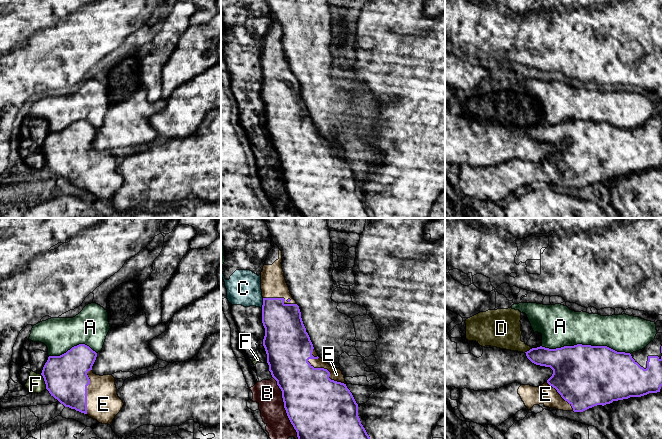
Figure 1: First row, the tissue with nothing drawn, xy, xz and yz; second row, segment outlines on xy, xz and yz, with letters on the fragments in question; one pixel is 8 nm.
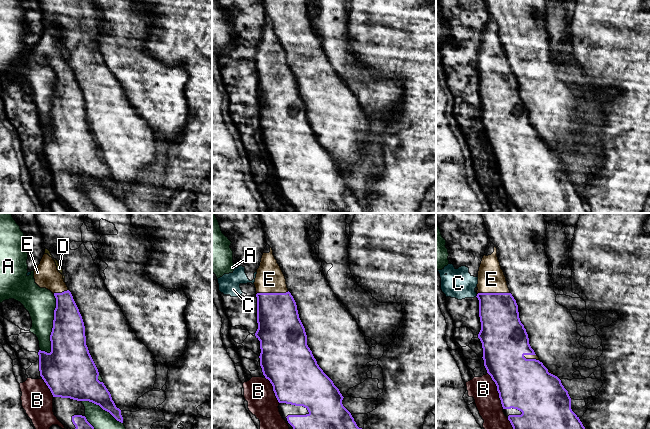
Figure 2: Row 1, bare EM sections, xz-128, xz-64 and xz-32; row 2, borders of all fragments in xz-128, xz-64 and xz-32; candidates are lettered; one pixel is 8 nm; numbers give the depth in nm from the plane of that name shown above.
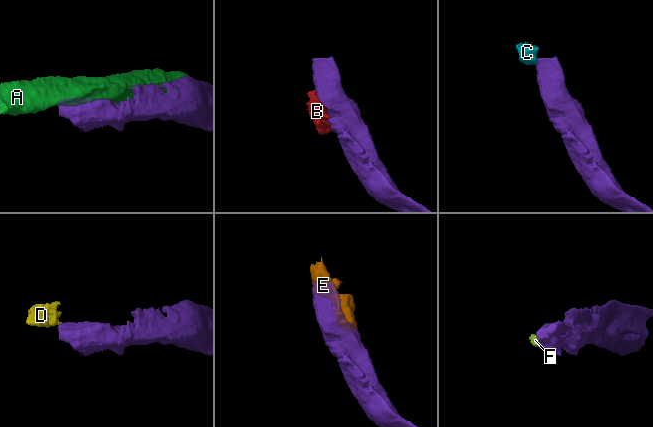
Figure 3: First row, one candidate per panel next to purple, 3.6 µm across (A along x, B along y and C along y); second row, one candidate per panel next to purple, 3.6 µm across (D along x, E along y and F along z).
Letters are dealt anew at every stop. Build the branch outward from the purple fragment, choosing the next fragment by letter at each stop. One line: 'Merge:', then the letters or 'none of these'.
Merge: E

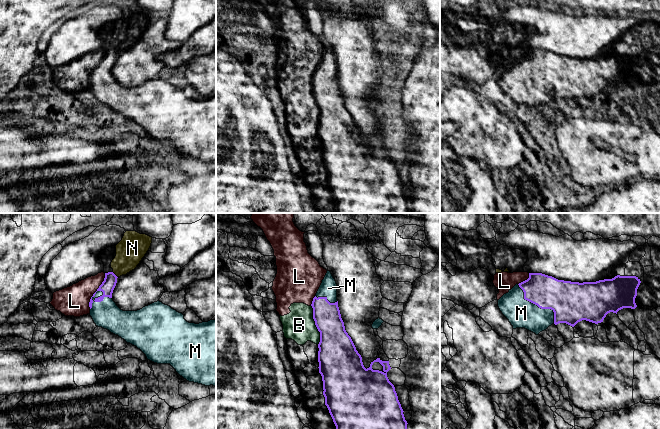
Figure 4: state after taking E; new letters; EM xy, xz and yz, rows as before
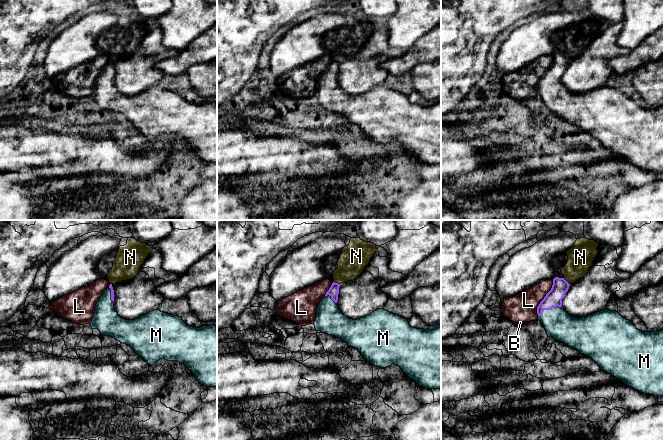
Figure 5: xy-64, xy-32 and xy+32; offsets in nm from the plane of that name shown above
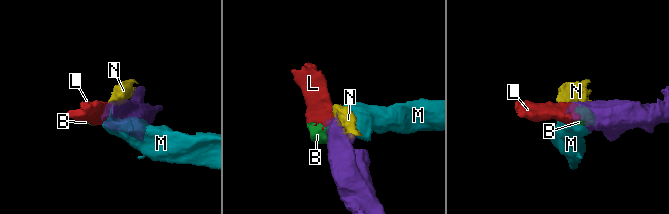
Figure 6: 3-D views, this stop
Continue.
Merge: M

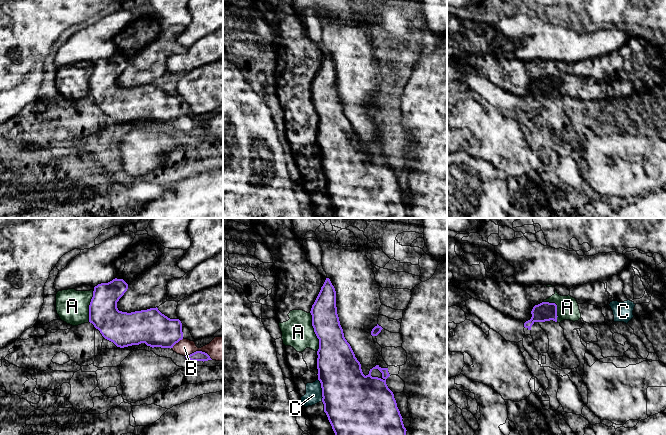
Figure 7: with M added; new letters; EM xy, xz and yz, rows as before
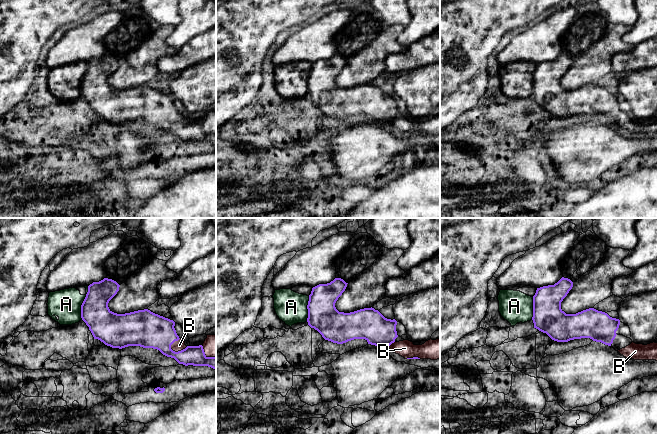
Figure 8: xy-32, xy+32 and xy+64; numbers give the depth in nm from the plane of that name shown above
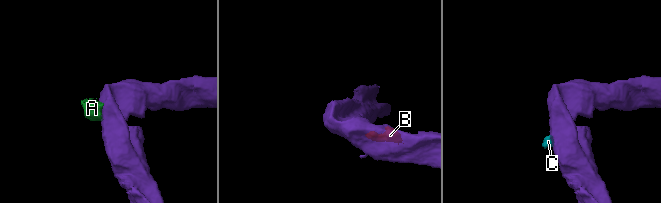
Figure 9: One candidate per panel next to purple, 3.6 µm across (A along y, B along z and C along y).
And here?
Merge: B

